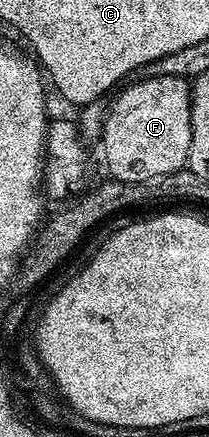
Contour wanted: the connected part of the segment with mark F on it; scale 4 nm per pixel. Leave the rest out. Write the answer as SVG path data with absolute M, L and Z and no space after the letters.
M175 75L145 78L139 83L127 82L113 96L114 104L109 104L106 124L102 126L100 144L106 167L110 170L109 178L120 183L150 183L154 179L162 179L183 170L190 158L191 84Z

